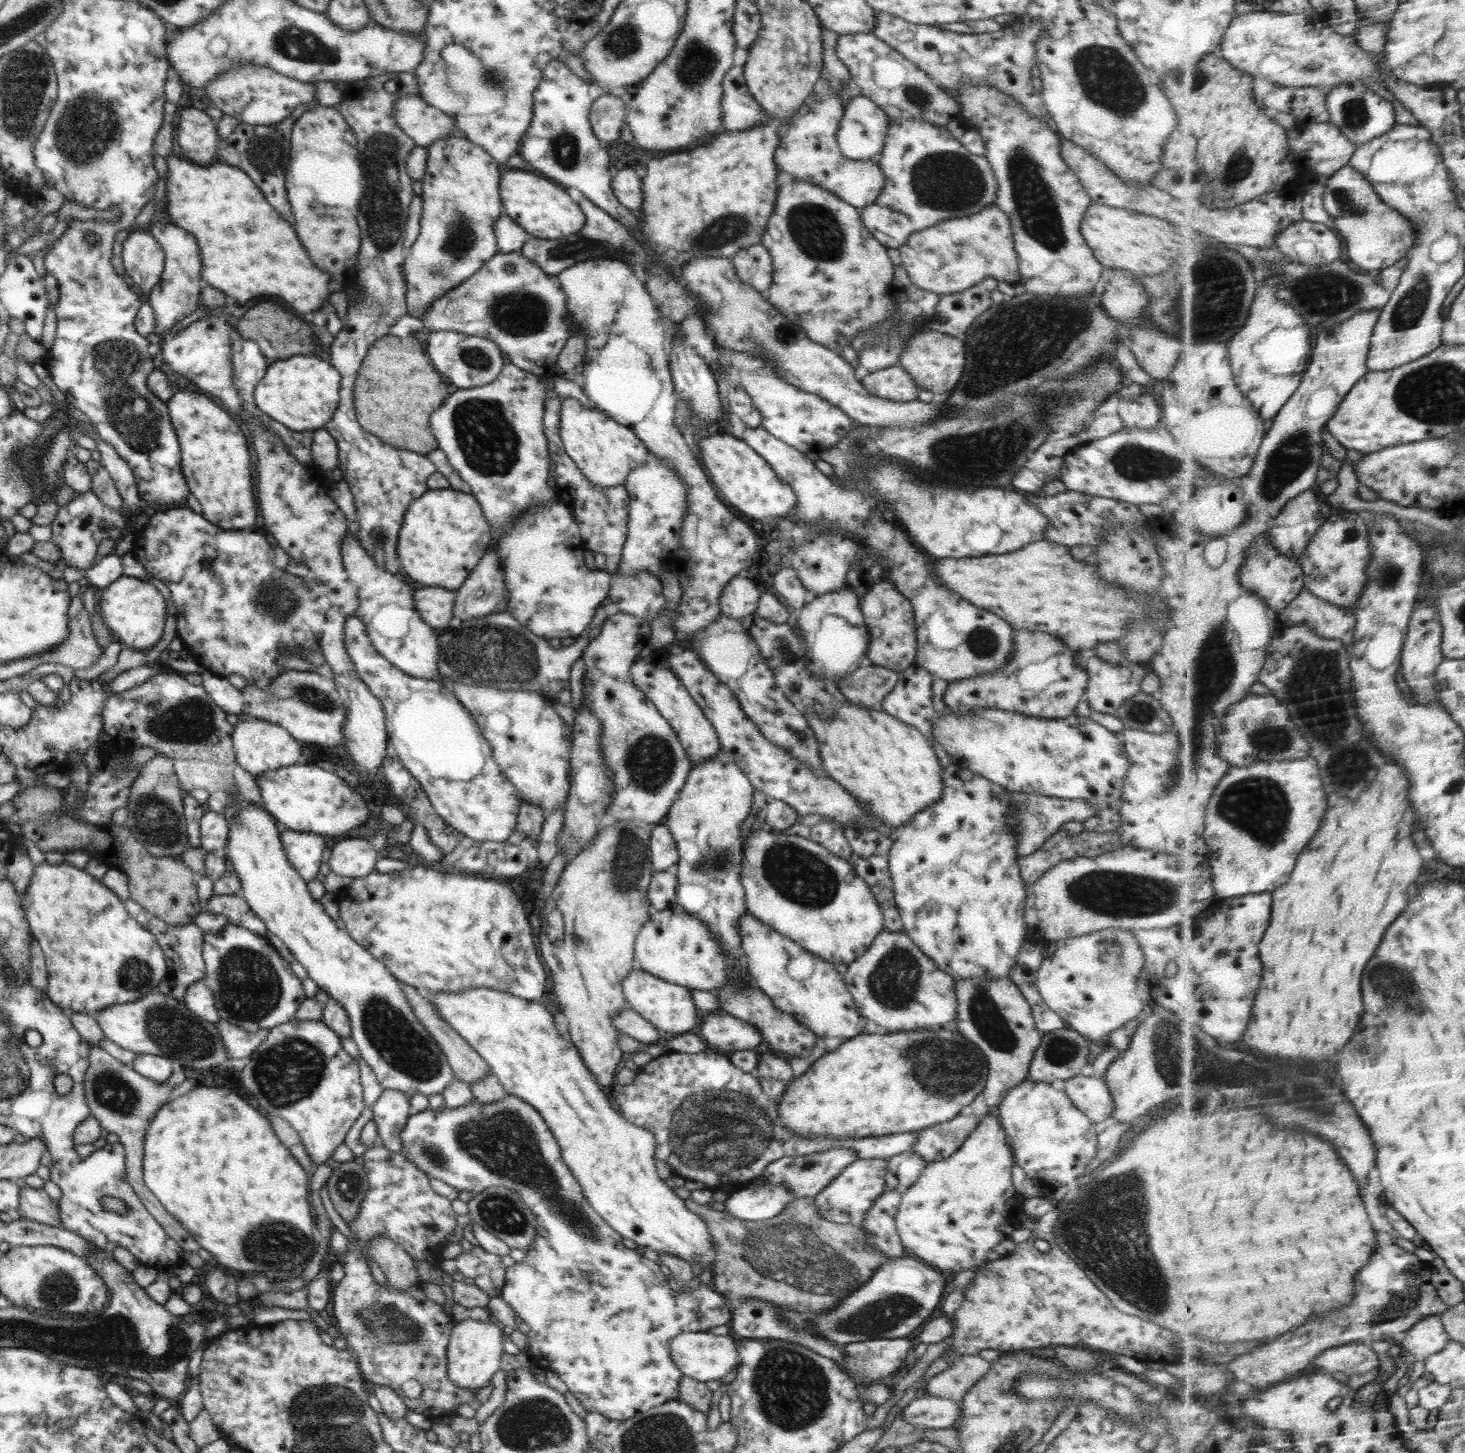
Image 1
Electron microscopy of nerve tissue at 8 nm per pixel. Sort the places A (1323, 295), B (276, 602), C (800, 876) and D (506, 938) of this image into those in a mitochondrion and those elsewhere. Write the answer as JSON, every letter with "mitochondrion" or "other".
{"A":"mitochondrion","B":"mitochondrion","C":"mitochondrion","D":"other"}

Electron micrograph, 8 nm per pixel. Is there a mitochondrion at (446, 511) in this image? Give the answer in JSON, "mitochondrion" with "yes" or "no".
{"mitochondrion":"no"}

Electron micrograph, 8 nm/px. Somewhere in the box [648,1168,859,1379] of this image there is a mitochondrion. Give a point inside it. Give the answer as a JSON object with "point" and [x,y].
{"point":[780,1316]}

